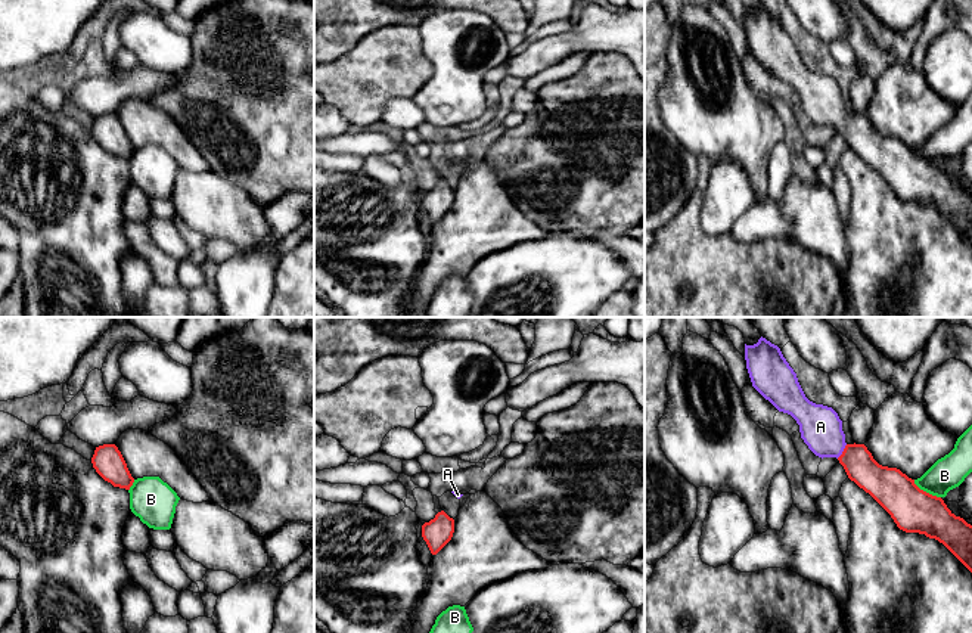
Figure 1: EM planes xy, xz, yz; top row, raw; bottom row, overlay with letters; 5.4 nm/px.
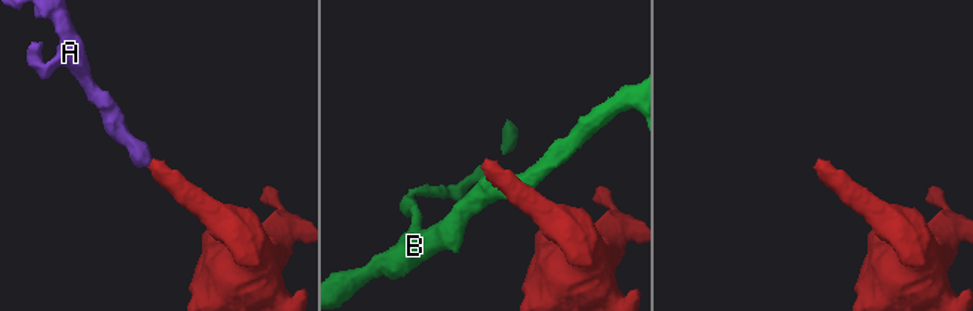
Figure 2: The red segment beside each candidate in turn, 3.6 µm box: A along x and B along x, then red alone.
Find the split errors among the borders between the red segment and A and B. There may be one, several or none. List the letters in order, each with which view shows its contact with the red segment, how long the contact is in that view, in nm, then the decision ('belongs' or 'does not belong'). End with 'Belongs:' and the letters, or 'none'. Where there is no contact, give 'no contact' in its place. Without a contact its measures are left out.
A: yz | 100 nm | belongs
B: yz | 180 nm | does not belong
Belongs: A

